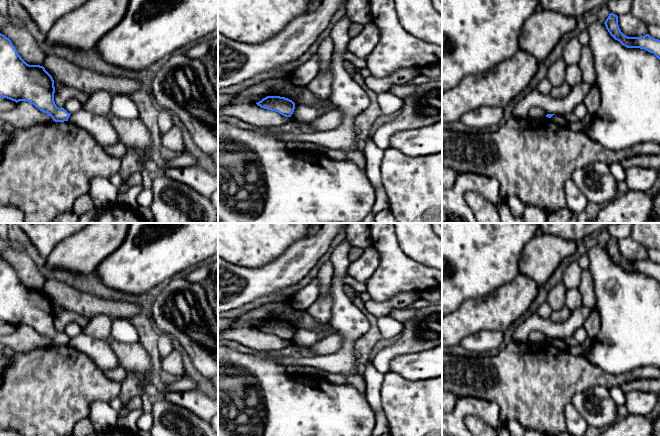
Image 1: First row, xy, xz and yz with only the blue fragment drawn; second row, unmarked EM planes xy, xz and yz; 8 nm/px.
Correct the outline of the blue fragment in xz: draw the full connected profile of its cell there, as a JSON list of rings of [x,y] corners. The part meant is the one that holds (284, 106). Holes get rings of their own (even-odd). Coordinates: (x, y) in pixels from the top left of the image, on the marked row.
[[[267,96],[256,103],[261,108],[275,111],[285,117],[291,117],[295,109],[295,103],[285,97]]]

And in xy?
[[[0,33],[0,97],[15,101],[27,101],[47,113],[55,122],[68,121],[70,113],[56,106],[54,80],[40,65],[29,65],[18,54],[11,40]]]

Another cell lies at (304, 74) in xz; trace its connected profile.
[[[318,54],[312,55],[308,61],[290,73],[290,80],[296,86],[306,87],[318,75],[319,68],[320,58]]]

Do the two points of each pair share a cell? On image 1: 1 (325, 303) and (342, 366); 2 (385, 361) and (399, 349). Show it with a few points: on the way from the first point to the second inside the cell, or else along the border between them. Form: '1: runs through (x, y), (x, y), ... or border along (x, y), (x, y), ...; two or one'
1: border along (331, 296), (331, 317), (327, 322); two
2: runs through (388, 357), (395, 350); one

